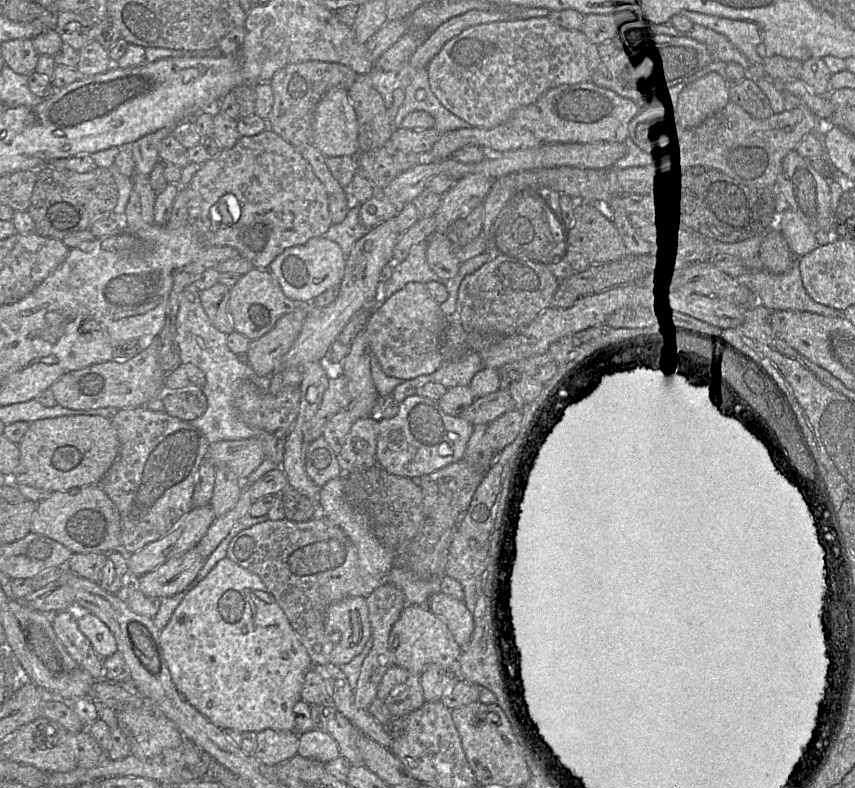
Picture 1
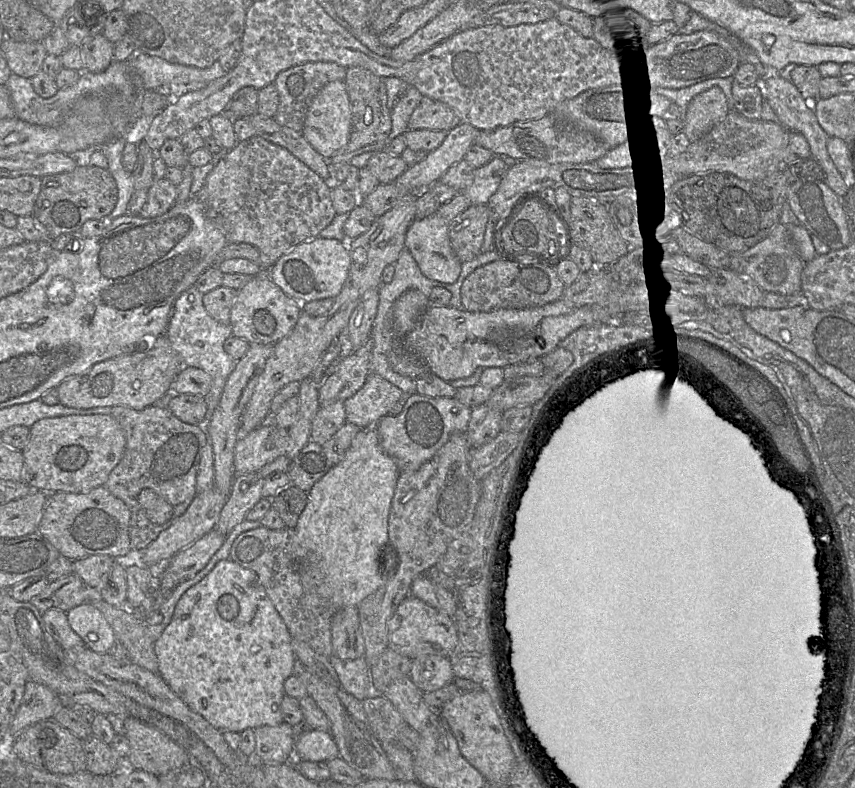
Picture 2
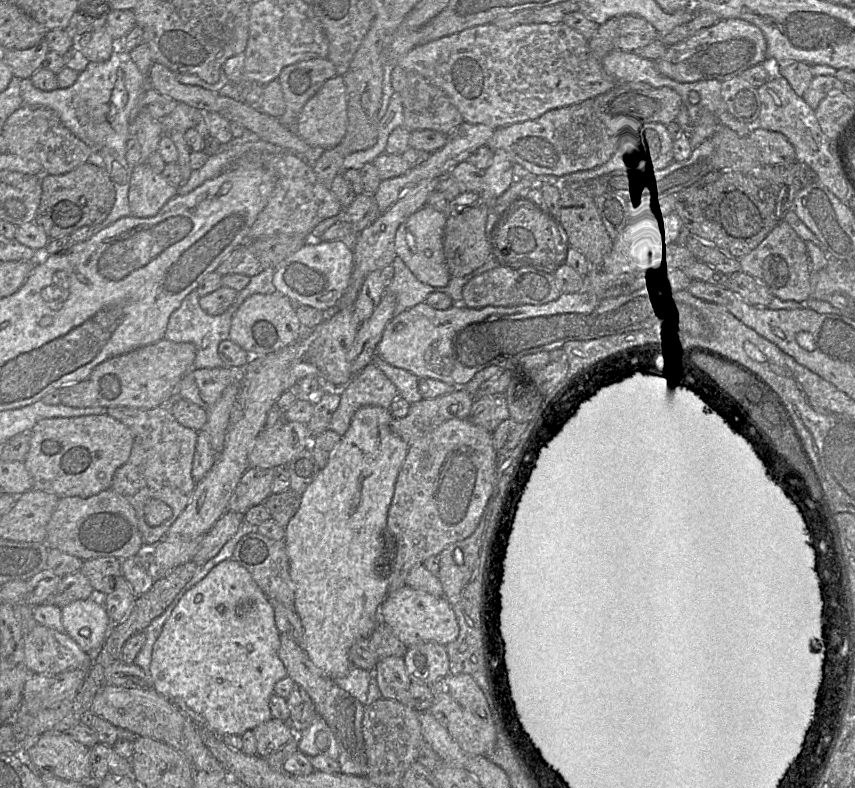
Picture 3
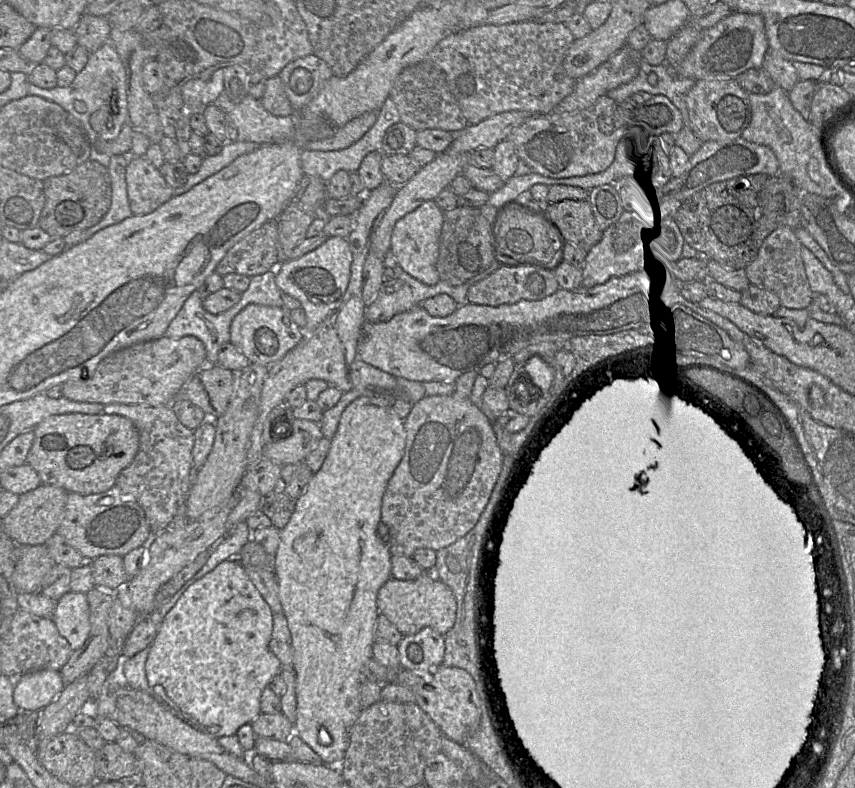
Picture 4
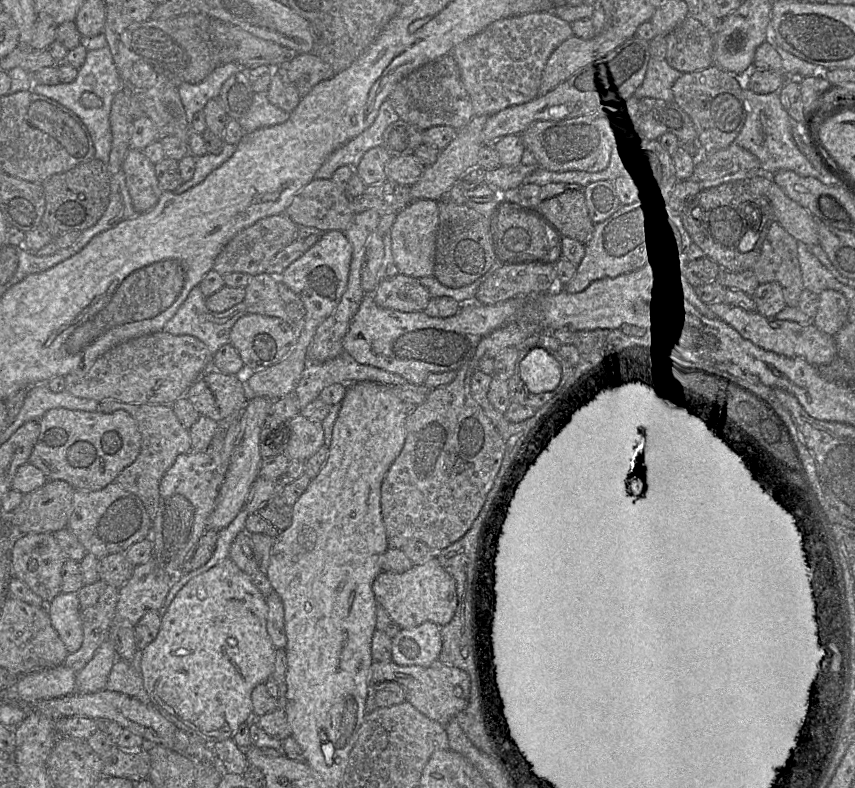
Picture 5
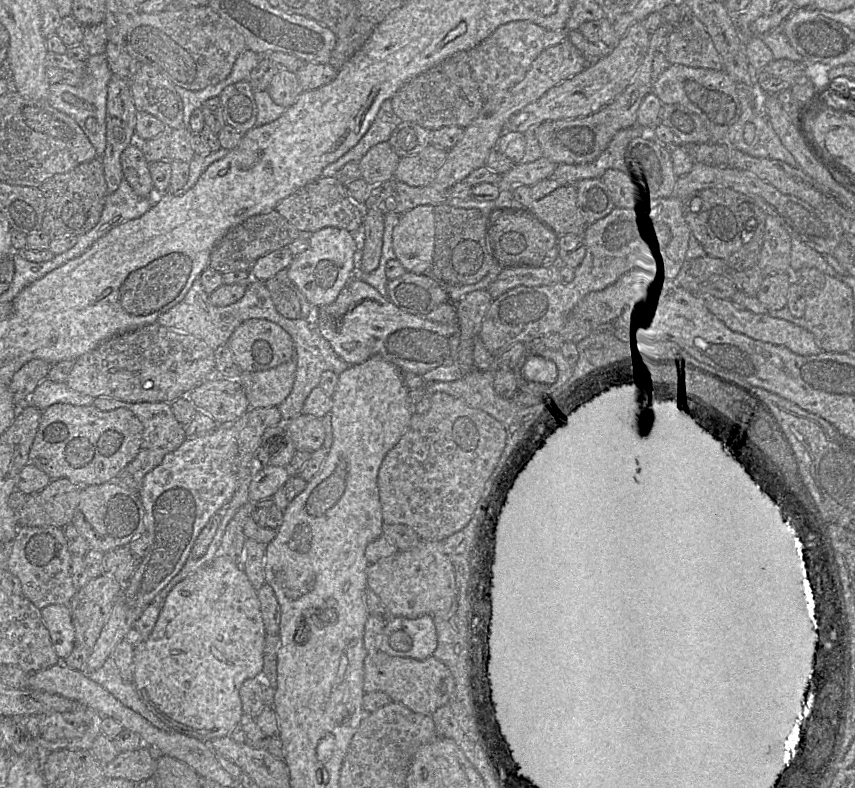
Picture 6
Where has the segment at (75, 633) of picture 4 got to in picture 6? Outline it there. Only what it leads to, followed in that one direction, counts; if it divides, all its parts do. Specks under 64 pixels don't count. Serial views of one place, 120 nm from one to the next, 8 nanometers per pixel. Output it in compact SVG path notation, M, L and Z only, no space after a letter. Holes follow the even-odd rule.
M52 604L41 609L55 652L60 660L70 655L74 647L75 628L69 605Z

